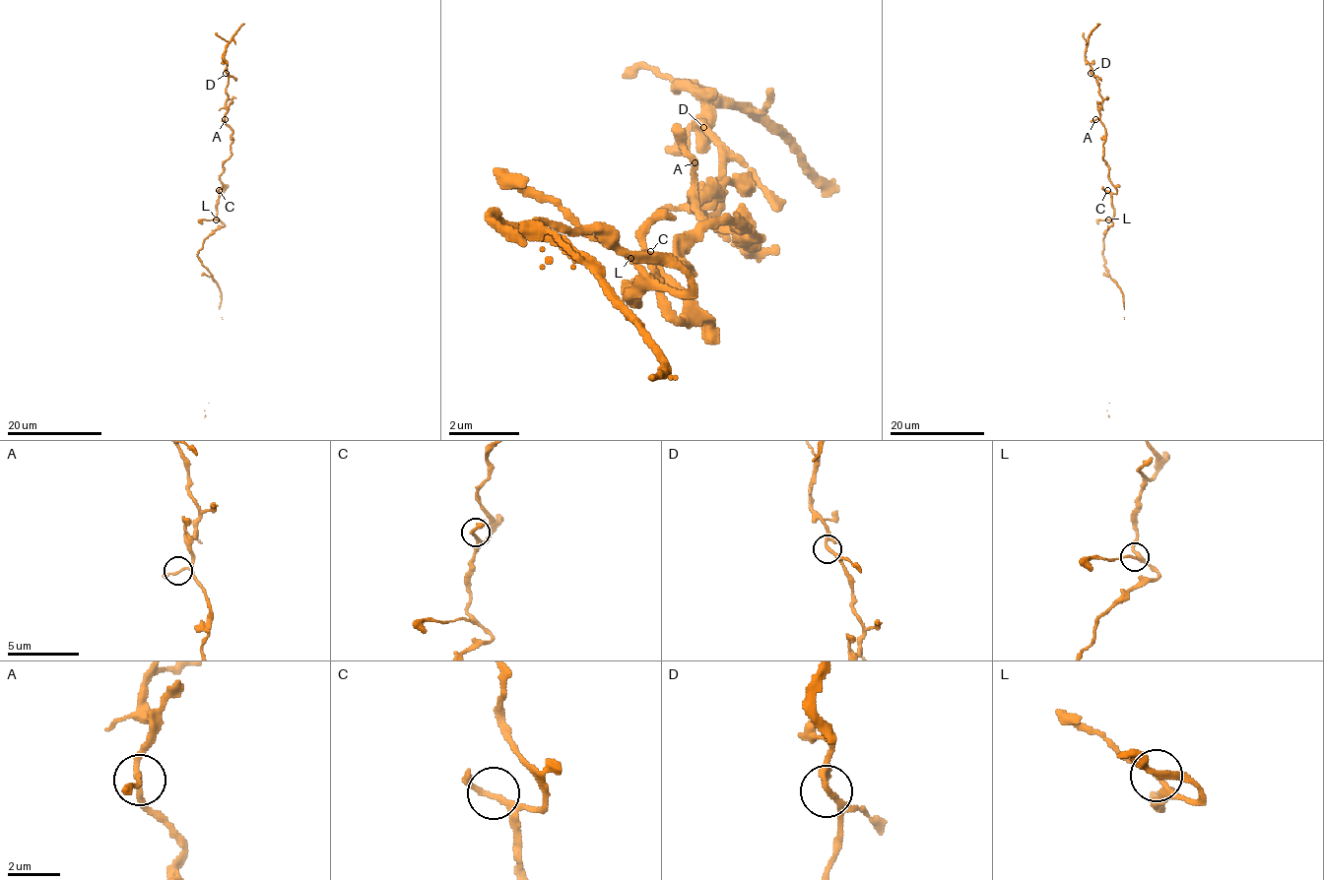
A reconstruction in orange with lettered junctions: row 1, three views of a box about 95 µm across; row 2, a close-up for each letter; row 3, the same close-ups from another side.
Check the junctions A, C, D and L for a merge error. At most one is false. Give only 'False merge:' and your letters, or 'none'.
False merge: none

